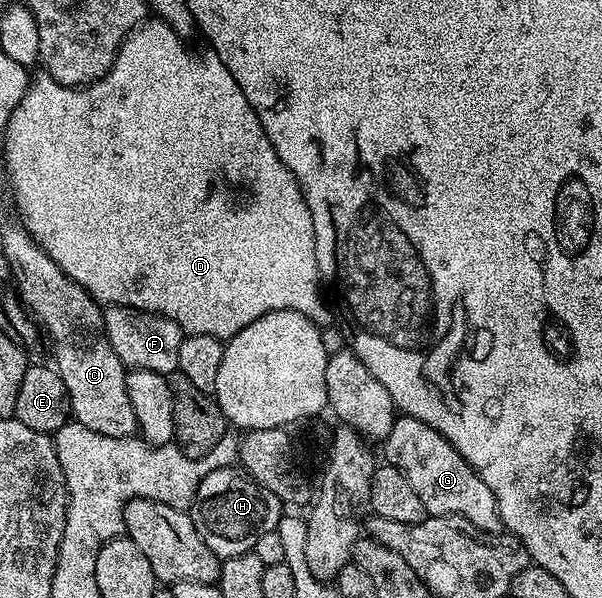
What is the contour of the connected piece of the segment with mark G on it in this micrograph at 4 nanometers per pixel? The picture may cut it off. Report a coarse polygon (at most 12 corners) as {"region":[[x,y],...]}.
{"region":[[396,415],[386,463],[428,516],[503,528],[493,490],[440,432]]}

